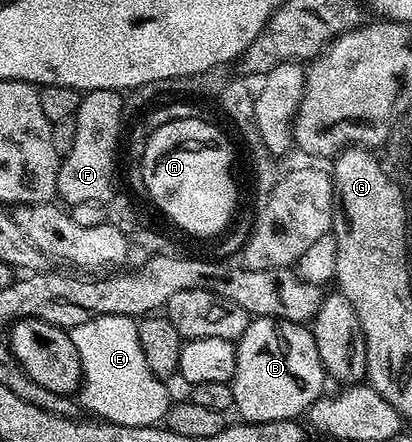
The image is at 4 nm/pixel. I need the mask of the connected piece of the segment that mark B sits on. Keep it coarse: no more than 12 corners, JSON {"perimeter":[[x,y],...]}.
{"perimeter":[[249,320],[230,382],[245,422],[291,421],[325,392],[307,324]]}

